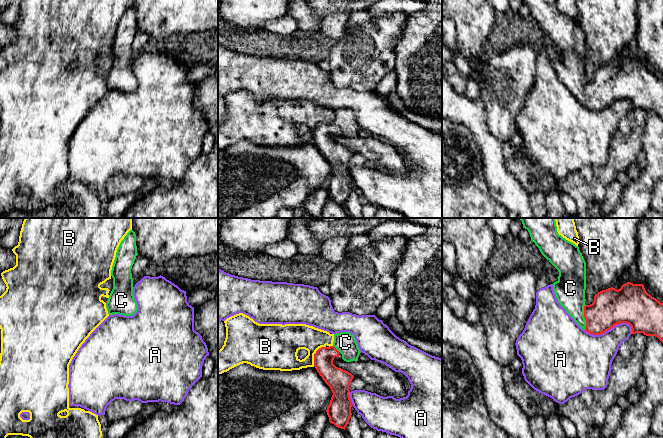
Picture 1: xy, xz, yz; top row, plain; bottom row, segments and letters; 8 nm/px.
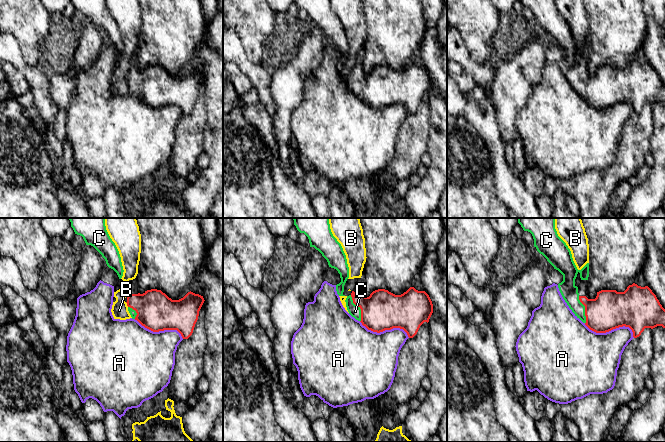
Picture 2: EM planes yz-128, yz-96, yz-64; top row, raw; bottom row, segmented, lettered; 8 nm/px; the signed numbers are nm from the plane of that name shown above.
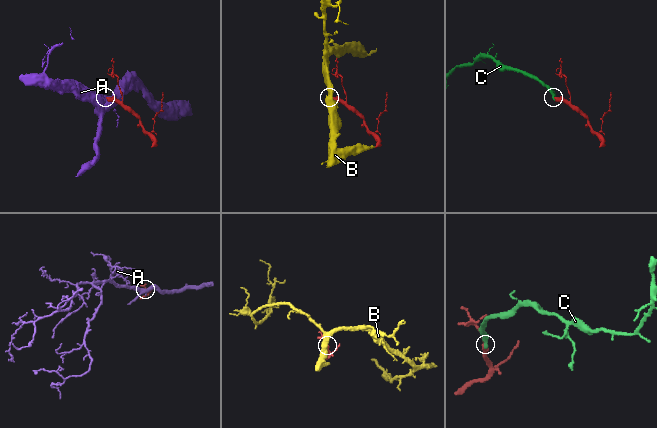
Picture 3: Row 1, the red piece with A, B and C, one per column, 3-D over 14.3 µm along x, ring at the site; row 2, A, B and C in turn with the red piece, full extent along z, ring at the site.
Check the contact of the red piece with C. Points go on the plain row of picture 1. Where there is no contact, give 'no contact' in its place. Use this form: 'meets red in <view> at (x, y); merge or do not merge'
meets red in yz at (584, 93); merge

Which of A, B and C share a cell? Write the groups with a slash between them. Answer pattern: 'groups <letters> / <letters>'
groups A / B / C

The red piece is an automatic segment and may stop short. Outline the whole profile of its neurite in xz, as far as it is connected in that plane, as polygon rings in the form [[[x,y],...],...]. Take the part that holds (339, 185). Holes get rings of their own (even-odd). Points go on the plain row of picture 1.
[[[349,108],[334,110],[333,121],[321,123],[314,130],[314,142],[333,169],[326,186],[329,198],[345,206],[352,191],[353,180],[349,162],[354,152],[333,140],[334,134],[339,133],[340,129],[346,138],[358,137],[361,127],[353,110]]]

